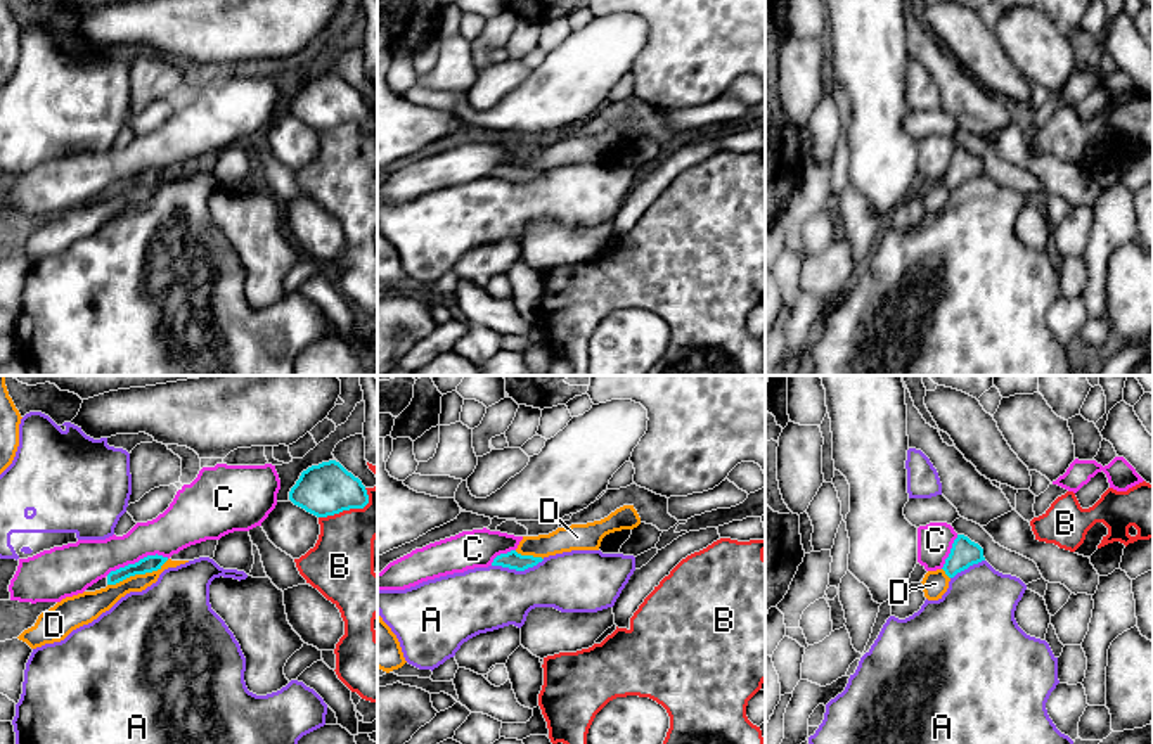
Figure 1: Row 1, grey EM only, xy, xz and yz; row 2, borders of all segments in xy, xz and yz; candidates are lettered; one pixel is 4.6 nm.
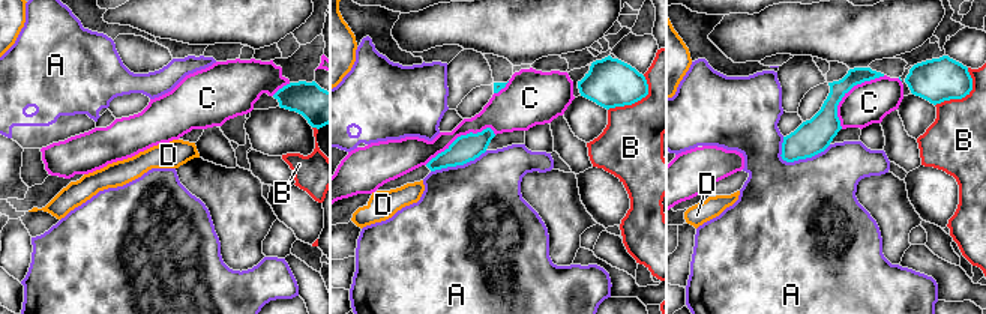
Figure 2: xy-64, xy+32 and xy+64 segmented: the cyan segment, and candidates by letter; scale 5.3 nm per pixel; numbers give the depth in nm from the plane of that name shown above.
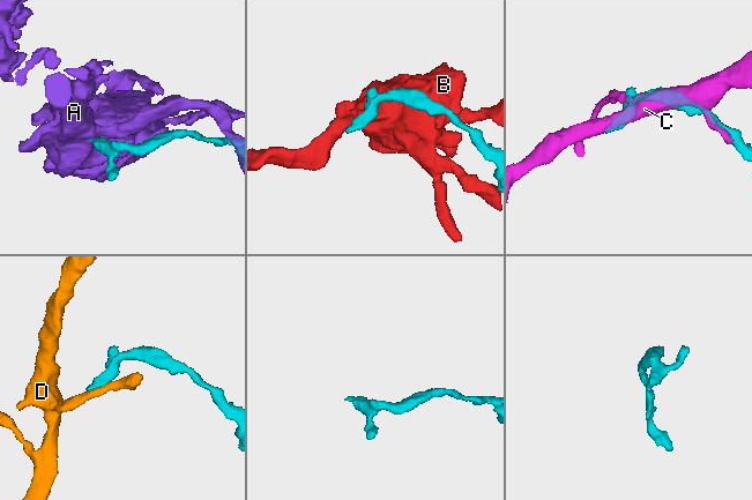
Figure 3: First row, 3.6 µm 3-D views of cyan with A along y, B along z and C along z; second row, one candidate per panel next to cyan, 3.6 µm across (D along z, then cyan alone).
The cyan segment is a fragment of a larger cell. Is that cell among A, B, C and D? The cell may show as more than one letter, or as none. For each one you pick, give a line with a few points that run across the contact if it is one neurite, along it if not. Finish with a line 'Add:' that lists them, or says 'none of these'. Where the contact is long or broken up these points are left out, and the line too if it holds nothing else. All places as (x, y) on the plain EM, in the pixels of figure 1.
Add: none of these

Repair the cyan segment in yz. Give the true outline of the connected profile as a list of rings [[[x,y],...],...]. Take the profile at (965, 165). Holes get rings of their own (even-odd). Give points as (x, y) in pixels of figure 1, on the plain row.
[[[957,147],[942,182],[949,190],[954,190],[957,185],[982,173],[985,173],[983,161],[968,149]]]

